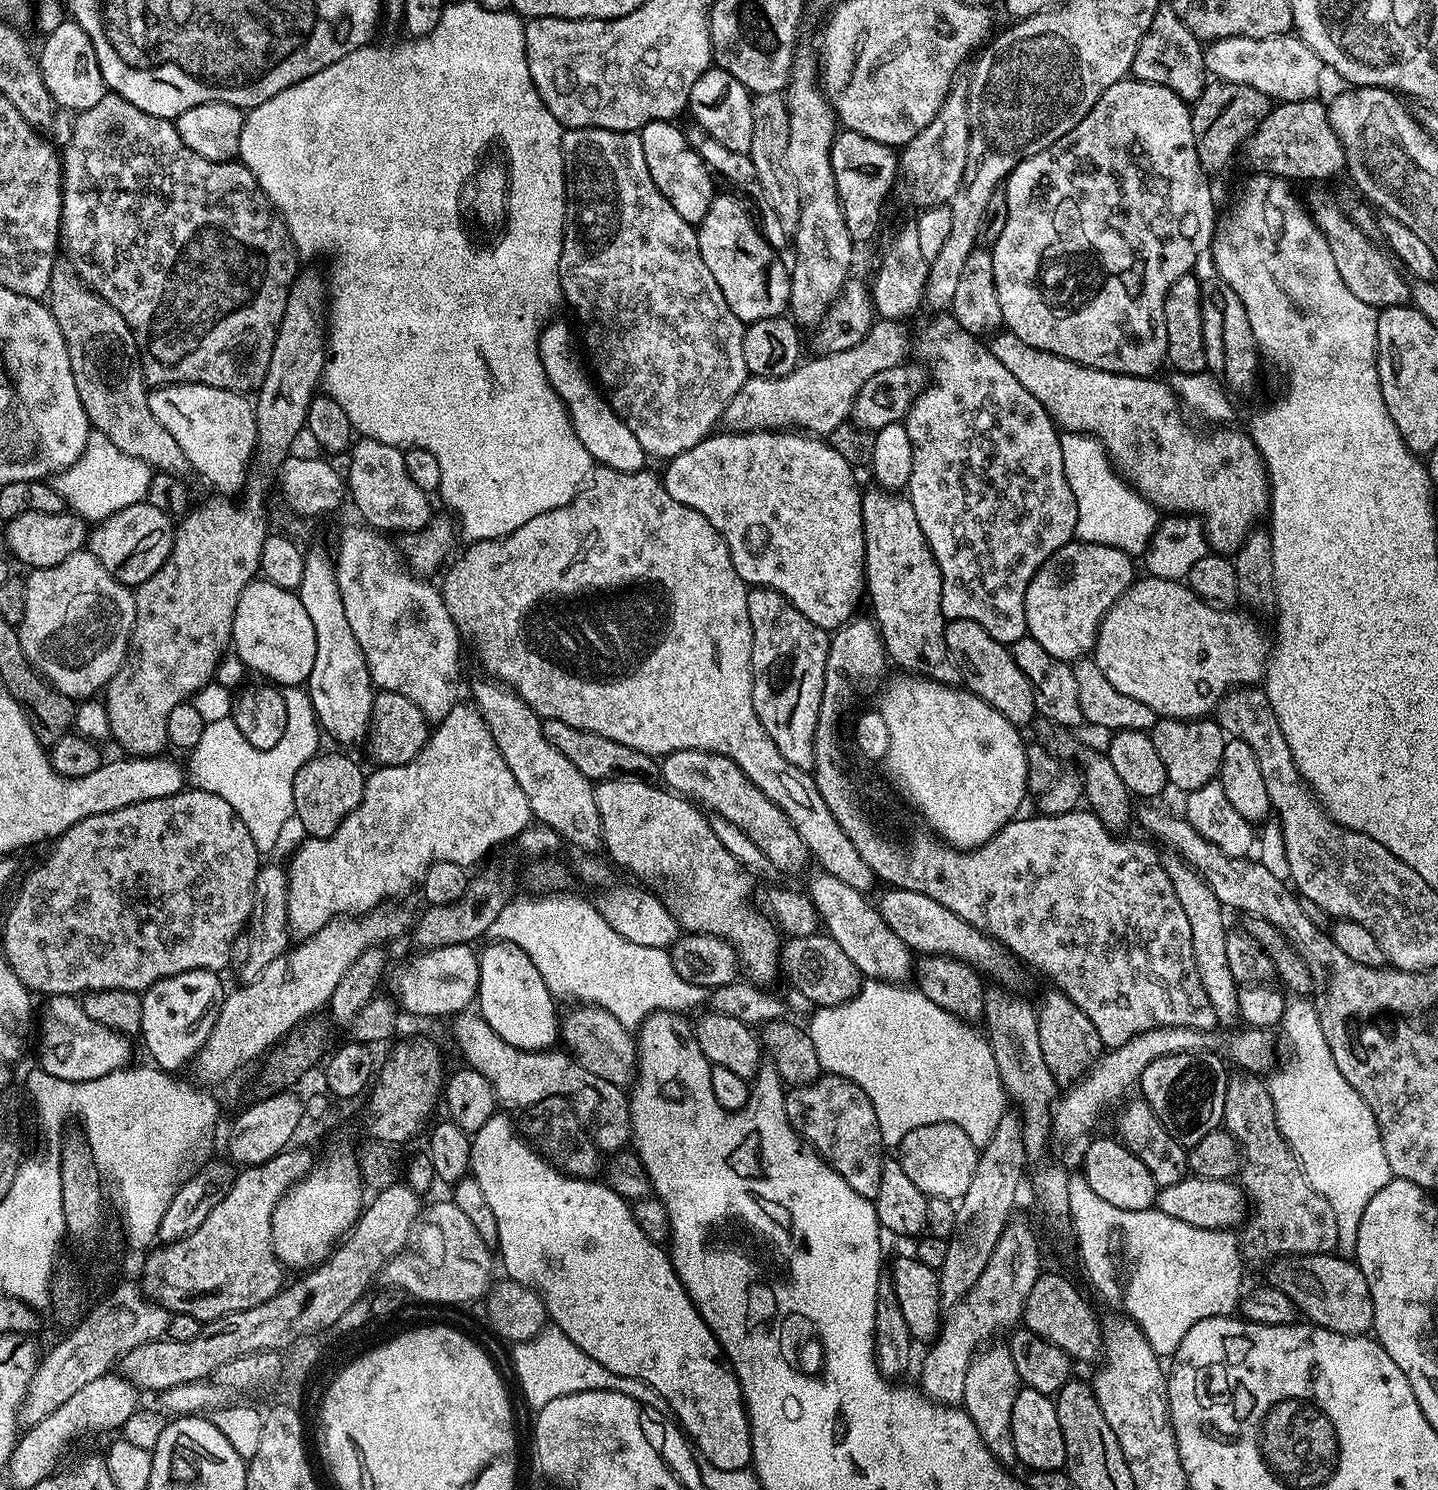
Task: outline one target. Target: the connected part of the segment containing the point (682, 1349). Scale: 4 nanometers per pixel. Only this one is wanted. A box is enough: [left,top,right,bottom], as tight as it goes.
[470,1114,752,1470]

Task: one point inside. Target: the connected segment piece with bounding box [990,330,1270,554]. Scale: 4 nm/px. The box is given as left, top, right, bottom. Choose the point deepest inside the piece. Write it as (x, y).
(1138, 419)

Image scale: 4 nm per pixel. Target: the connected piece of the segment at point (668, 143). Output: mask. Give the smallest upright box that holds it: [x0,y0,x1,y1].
[639,120,714,226]

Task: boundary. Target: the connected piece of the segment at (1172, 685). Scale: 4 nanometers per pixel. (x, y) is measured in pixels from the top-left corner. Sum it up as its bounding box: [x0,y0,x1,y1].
[1094,578,1265,722]

